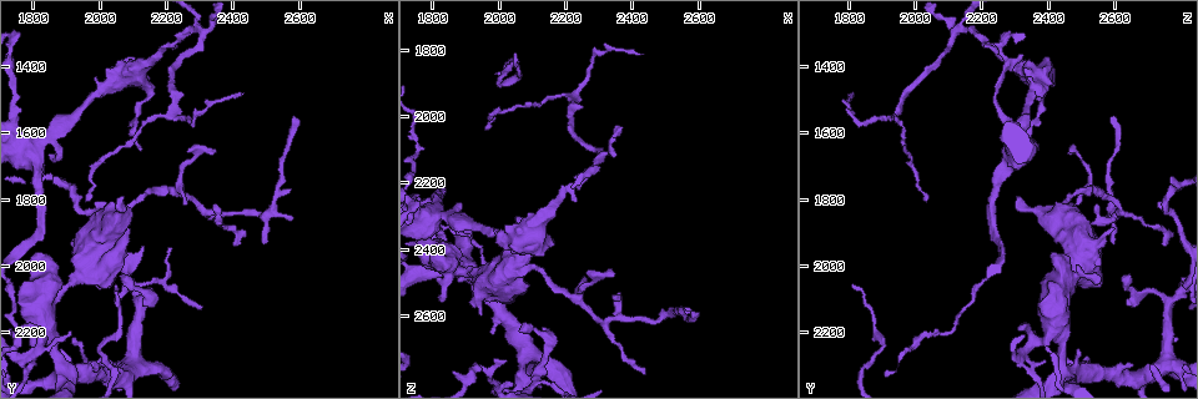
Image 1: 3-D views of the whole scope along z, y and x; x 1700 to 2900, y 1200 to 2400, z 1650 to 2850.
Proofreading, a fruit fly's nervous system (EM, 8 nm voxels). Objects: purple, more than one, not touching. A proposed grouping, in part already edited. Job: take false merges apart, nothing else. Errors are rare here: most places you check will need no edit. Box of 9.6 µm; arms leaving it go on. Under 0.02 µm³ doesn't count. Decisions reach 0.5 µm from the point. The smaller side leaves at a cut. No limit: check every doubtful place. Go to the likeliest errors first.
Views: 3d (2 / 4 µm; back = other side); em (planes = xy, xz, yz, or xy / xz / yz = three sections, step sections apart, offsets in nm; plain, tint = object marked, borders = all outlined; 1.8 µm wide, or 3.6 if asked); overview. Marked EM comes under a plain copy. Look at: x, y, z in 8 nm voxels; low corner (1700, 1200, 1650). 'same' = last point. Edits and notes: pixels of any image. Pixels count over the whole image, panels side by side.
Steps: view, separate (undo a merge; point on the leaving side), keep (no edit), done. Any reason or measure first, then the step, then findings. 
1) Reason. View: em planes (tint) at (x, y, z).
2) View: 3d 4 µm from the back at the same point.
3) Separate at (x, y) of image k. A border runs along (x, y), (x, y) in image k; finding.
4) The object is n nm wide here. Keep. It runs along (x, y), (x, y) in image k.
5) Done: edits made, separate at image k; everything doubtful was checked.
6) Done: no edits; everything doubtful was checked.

Branch point. View: 3d 2 µm at (2290, 1290, 2140).

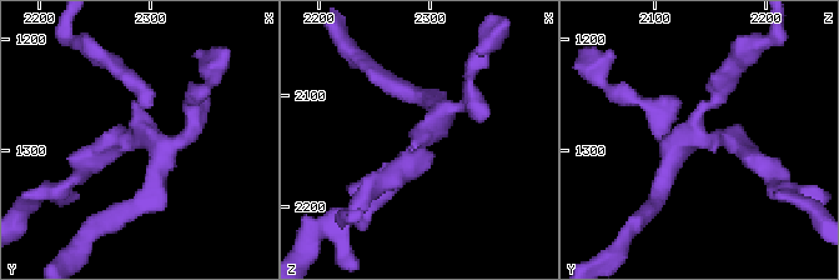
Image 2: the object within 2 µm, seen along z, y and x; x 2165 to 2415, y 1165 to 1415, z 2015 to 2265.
Shape alone is not enough. View: em xz step 16 (tint) at (2292, 1286, 2138).

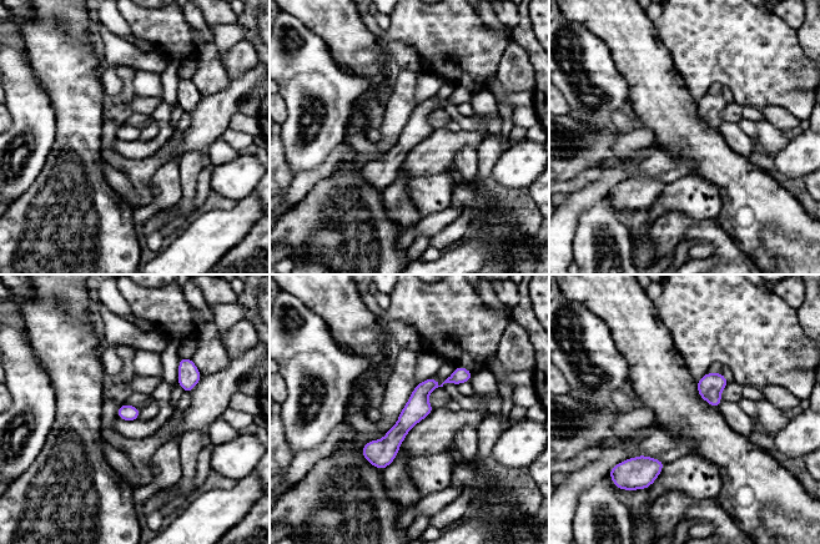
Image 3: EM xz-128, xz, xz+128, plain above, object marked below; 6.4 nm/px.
The object is 100 nm wide here. Keep. It runs along (468, 374), (432, 384), (367, 456) in image 3; continuous, no second neuron.

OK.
A fork. View: em xy step 8 (tint) at (2230, 1770, 2550).

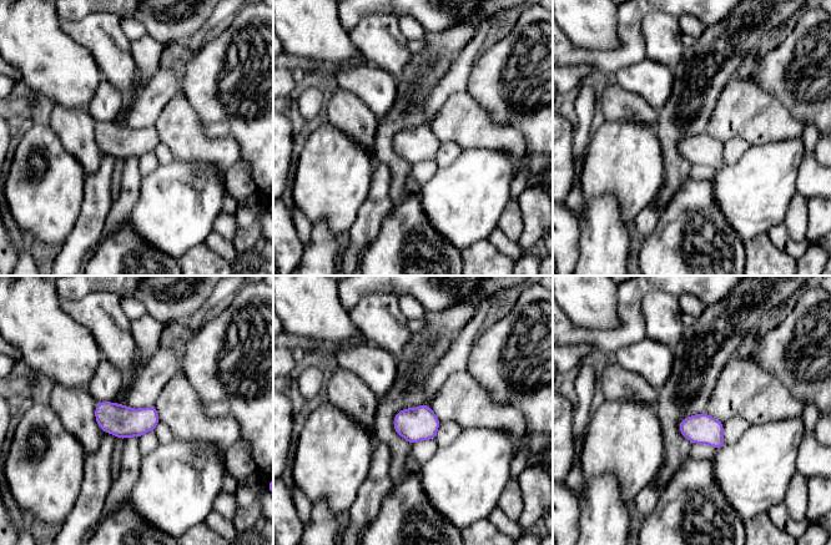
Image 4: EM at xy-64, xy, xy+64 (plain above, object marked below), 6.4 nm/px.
The object is 200 nm wide here. Keep. One neuron here.

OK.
Three arms meet. View: em xz step 8 (tint) at (1790, 2270, 2320).

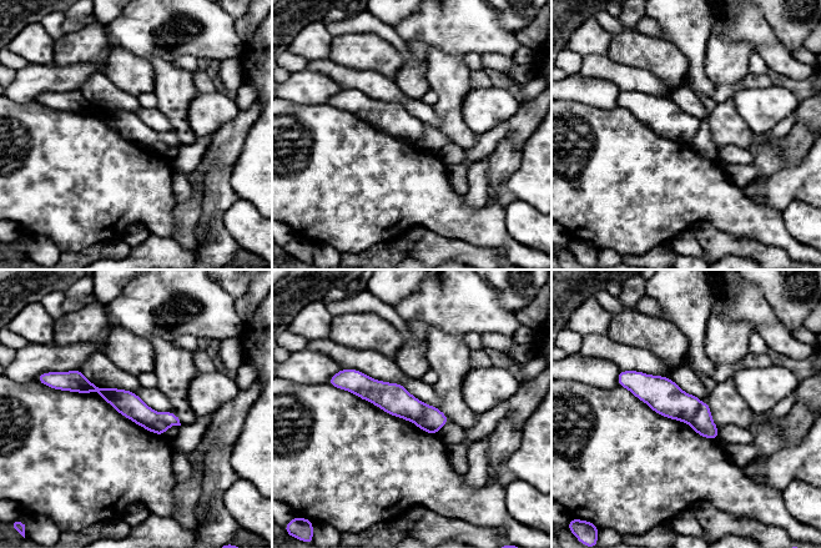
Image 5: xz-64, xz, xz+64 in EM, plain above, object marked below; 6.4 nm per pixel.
View: em planes (tint) at the same point.

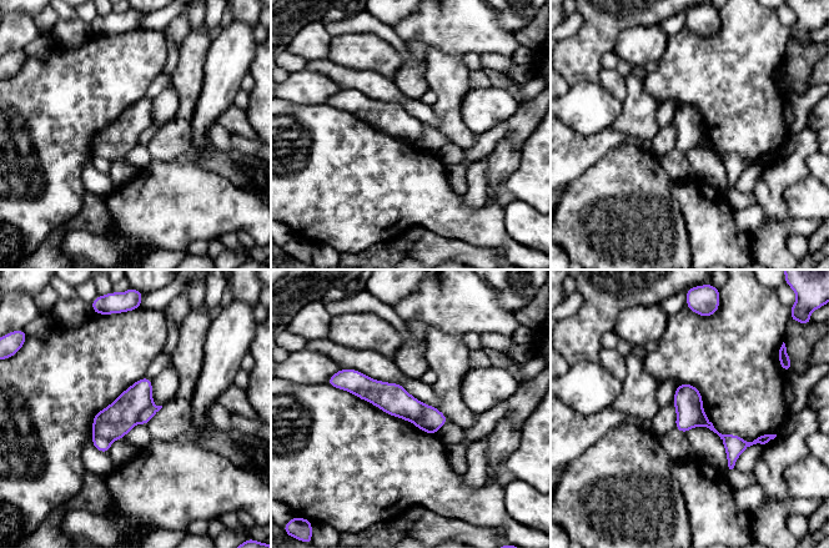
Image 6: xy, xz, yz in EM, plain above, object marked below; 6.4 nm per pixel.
Keep. It runs along (341, 383), (358, 383), (443, 420) in image 6; one neuron here.

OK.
Done: no edits; everything doubtful was checked.

